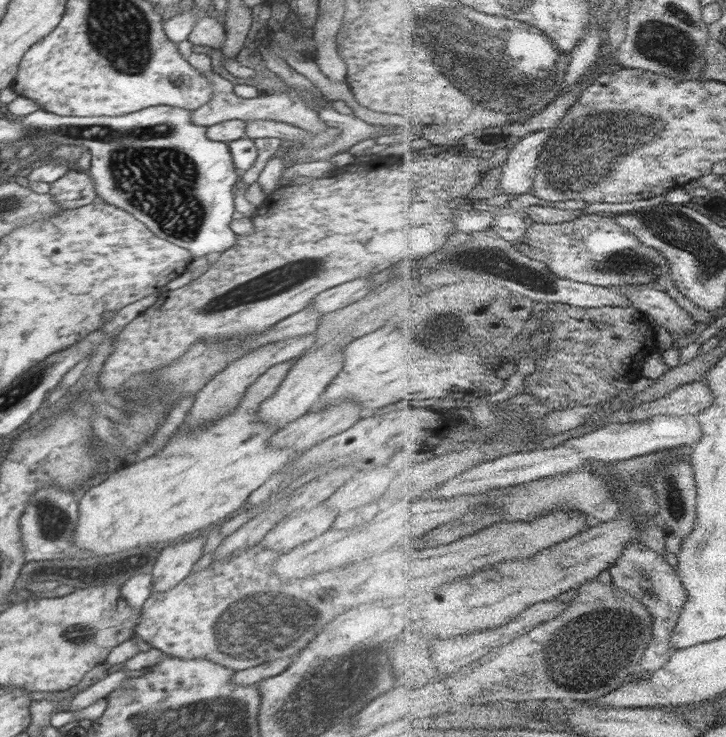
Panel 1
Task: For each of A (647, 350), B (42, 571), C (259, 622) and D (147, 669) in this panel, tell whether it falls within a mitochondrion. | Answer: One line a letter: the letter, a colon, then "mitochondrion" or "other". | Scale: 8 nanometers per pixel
A: other
B: other
C: mitochondrion
D: other

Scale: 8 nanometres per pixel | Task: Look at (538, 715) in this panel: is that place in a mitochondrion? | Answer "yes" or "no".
no

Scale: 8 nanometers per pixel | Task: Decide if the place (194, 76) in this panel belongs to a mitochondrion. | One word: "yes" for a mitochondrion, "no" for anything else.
no

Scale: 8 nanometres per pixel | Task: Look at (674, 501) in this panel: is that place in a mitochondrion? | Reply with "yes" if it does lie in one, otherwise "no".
yes

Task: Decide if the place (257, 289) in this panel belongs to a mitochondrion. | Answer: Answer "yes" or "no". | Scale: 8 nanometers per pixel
yes

